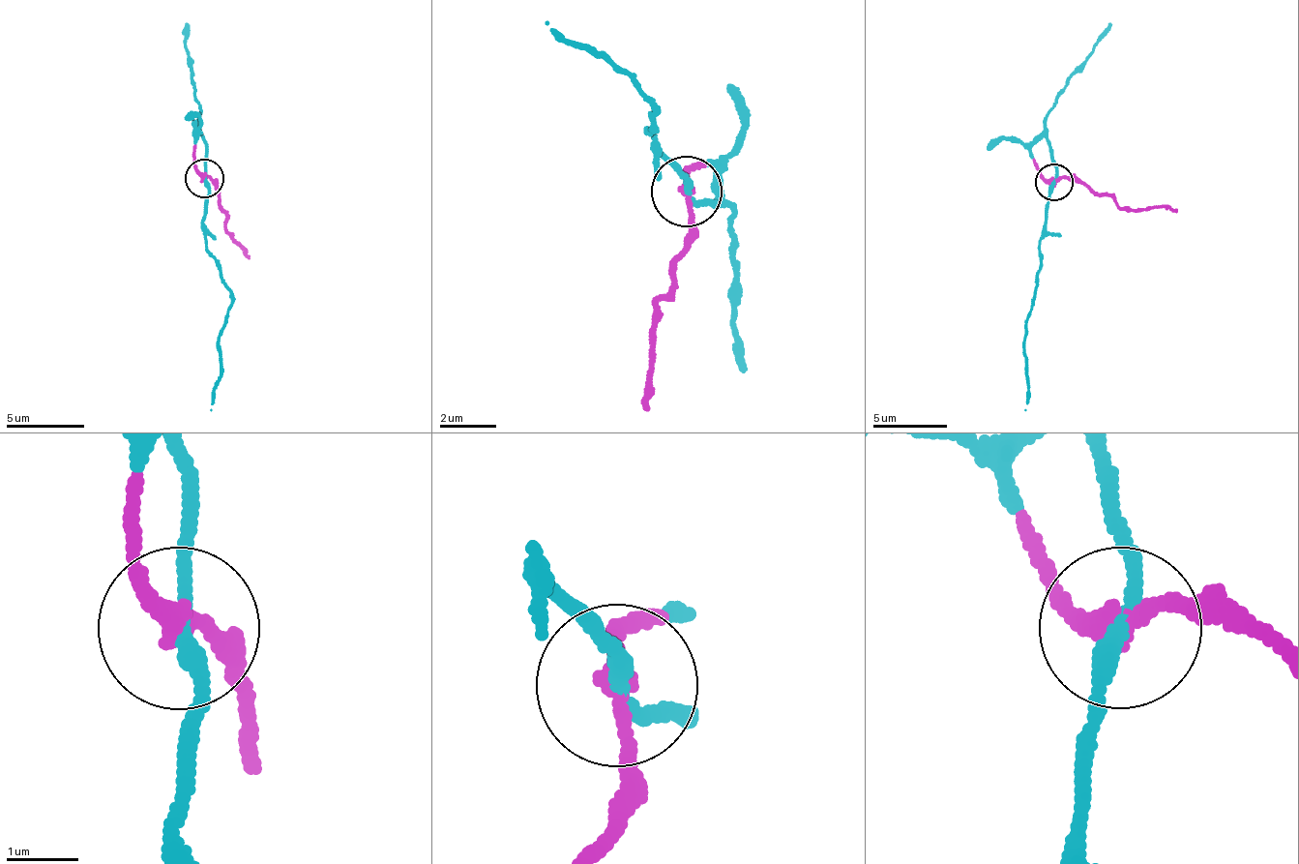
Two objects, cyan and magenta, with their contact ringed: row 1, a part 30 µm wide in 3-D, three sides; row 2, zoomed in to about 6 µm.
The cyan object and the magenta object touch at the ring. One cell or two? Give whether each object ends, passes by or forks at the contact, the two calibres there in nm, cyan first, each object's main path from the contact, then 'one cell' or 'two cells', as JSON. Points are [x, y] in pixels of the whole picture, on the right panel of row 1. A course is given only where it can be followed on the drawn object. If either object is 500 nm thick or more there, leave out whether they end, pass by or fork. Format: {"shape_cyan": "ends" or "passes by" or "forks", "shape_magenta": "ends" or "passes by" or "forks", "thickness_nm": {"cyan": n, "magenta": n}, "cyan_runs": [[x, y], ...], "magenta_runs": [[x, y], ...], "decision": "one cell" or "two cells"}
{"shape_cyan": "passes by", "shape_magenta": "passes by", "thickness_nm": {"cyan": 220, "magenta": 240}, "cyan_runs": [[1053, 183], [1047, 196], [1034, 296], [1023, 342], [1025, 408]], "magenta_runs": [[1053, 183], [1076, 176], [1124, 208], [1169, 208], [1175, 213]], "decision": "one cell"}

